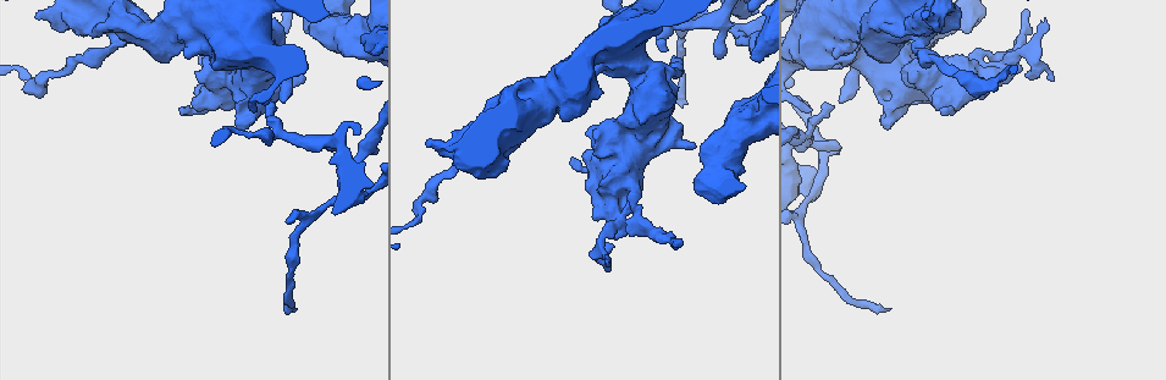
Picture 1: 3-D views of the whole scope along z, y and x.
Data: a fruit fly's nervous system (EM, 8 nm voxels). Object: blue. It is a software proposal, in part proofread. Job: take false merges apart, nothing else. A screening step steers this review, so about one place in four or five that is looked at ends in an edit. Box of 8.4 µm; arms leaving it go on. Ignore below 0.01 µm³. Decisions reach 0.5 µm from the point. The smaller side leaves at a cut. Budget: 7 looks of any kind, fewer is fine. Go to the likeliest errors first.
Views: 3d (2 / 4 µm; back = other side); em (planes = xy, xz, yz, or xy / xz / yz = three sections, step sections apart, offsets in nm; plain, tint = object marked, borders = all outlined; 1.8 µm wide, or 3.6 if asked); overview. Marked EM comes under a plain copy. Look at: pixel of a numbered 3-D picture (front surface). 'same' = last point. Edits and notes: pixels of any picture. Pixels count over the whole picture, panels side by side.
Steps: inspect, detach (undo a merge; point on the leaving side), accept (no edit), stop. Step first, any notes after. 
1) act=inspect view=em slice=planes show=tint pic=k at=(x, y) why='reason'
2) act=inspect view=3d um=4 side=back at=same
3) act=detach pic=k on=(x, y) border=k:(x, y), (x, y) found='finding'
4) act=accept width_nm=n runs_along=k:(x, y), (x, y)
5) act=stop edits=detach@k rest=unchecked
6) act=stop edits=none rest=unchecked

act=inspect view=em slice=planes show=tint pic=1 at=(721, 166) why='calibre changes'

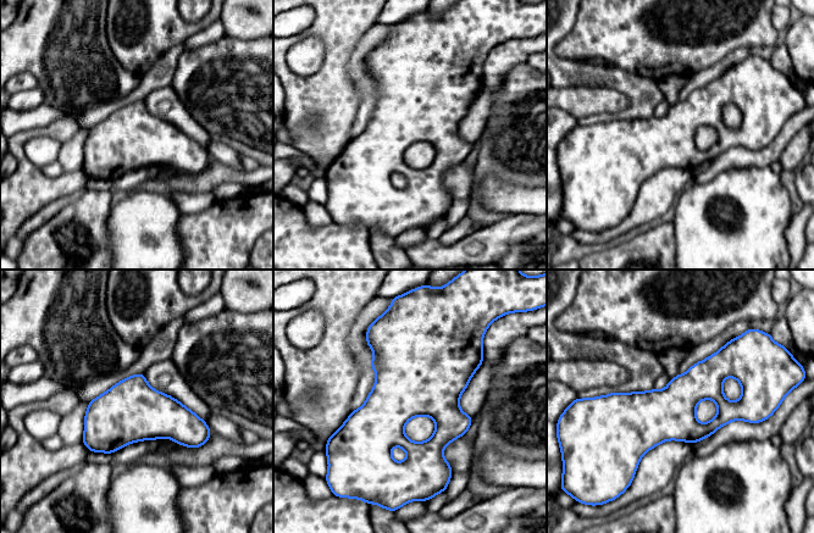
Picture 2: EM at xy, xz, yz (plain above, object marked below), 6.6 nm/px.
act=accept found='all the same neuron'

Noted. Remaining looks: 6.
act=inspect view=em slice=planes show=tint pic=1 at=(640, 213) why='closes a loop'

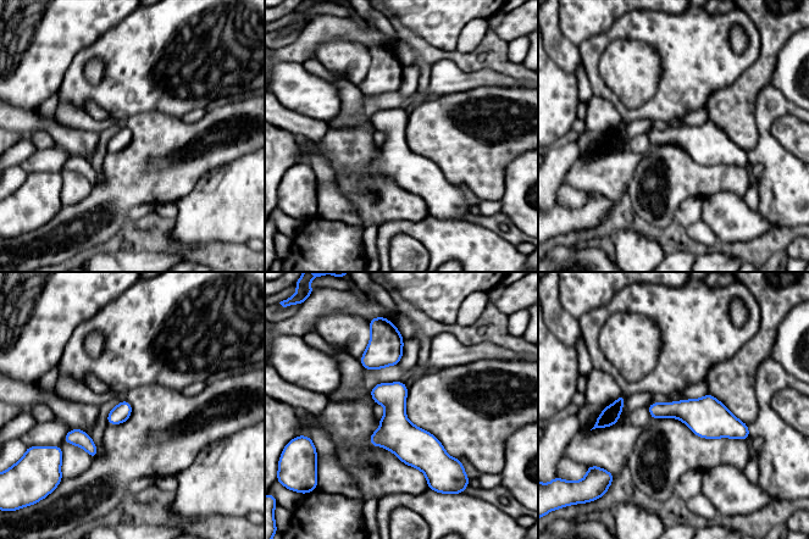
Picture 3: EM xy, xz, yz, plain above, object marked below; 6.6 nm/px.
act=accept runs_along=3:(376, 389), (439, 471) found='continuous, no second neuron'

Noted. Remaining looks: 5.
act=inspect view=em um=3.6 slice=planes show=tint pic=1 at=(235, 77) why='thick turns thin'

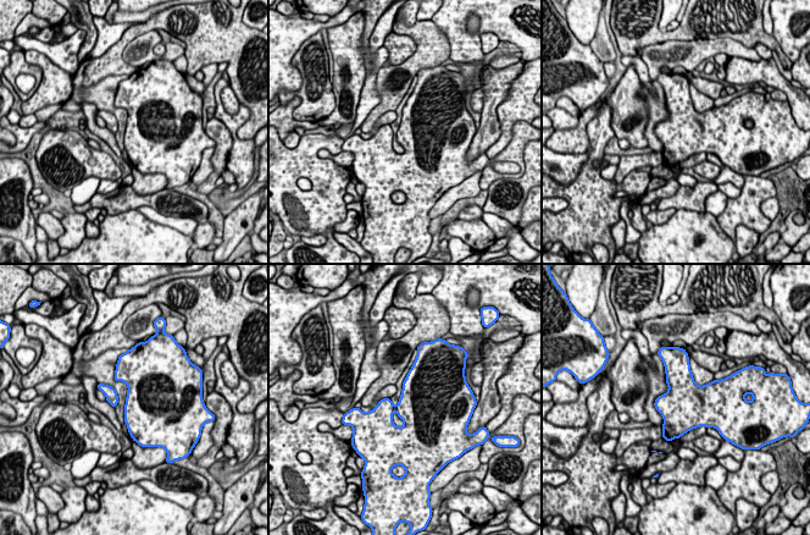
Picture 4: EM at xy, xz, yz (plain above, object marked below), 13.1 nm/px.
act=accept width_nm=480 found='continuous, no second neuron'

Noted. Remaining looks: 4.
act=stop edits=none rest=unchecked

